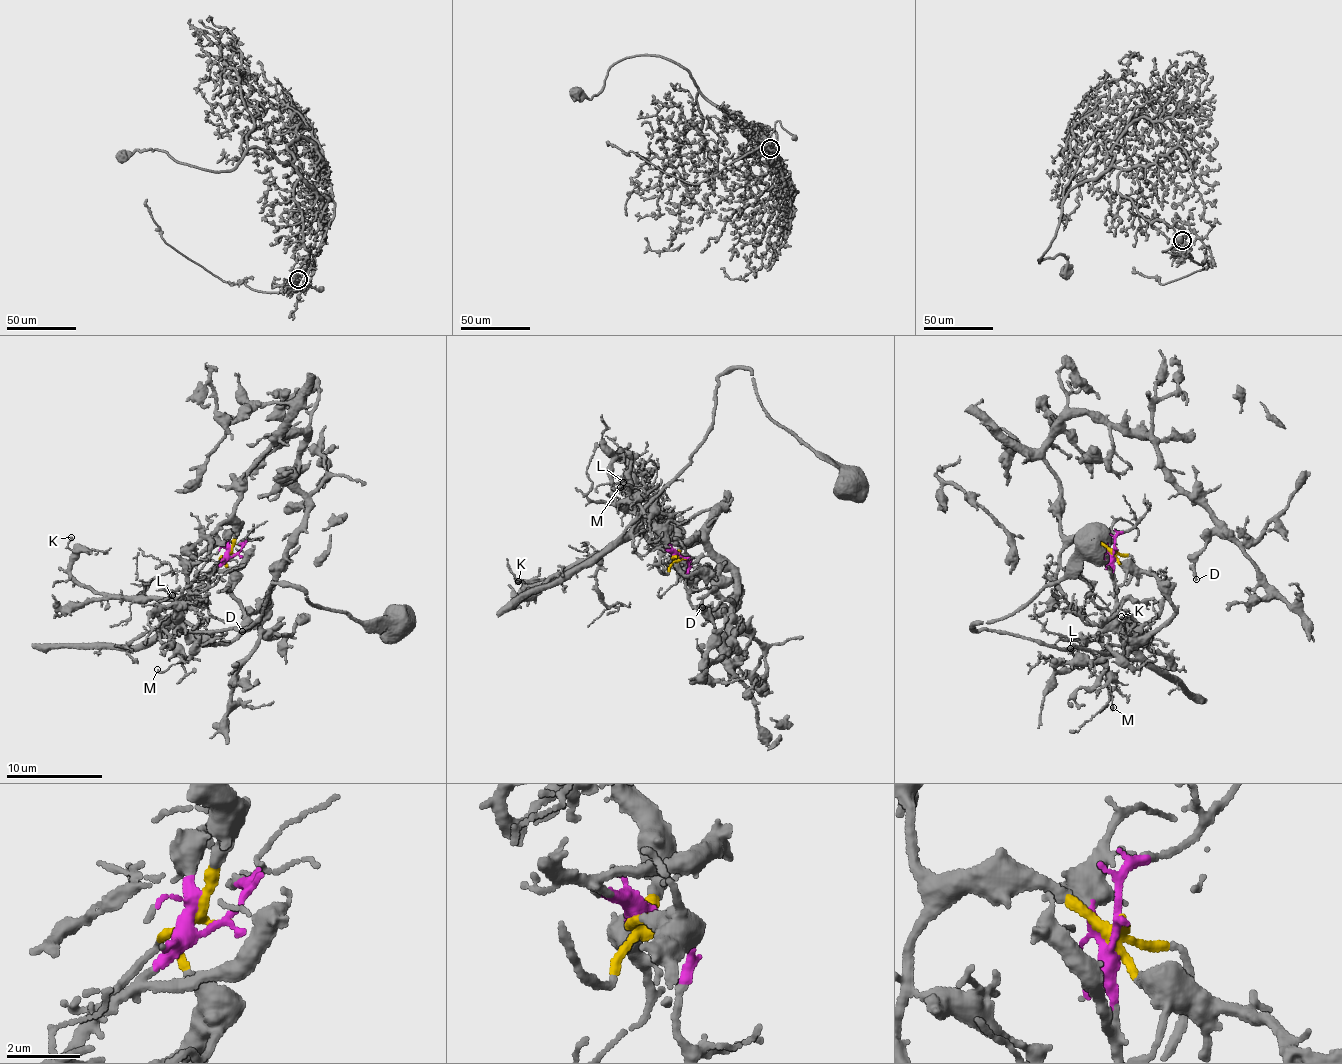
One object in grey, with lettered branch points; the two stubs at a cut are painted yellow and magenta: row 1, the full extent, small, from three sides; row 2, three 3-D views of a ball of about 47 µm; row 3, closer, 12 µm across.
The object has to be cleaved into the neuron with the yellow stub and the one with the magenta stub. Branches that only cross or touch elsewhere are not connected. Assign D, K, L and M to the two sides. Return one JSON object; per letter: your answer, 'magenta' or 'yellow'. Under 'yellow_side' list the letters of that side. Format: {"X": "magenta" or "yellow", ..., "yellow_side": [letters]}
{"D": "yellow", "K": "magenta", "L": "magenta", "M": "magenta", "yellow_side": ["D"]}

